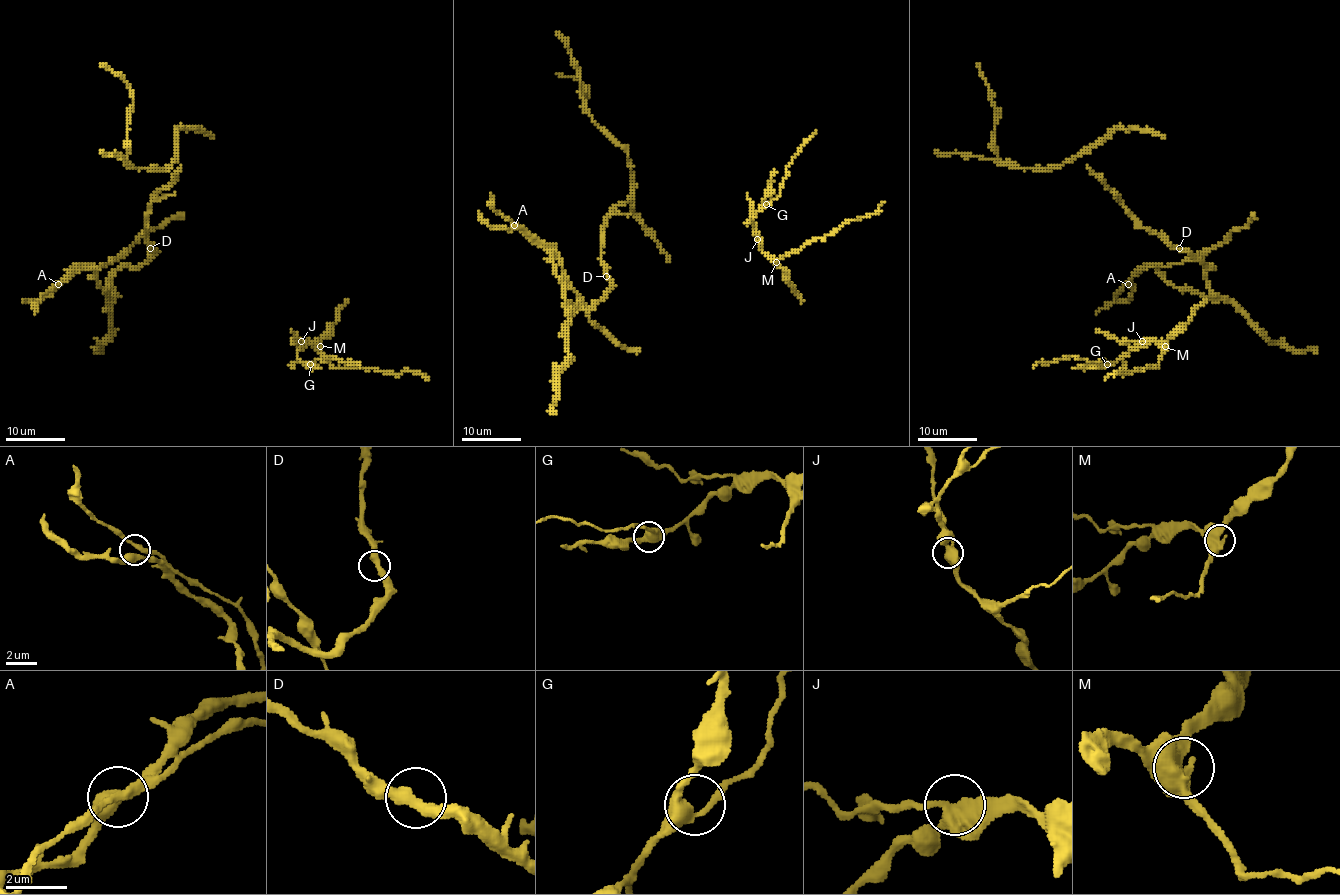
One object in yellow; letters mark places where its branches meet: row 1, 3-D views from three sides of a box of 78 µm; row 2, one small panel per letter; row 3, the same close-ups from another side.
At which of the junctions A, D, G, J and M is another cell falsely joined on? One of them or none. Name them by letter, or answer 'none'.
J

